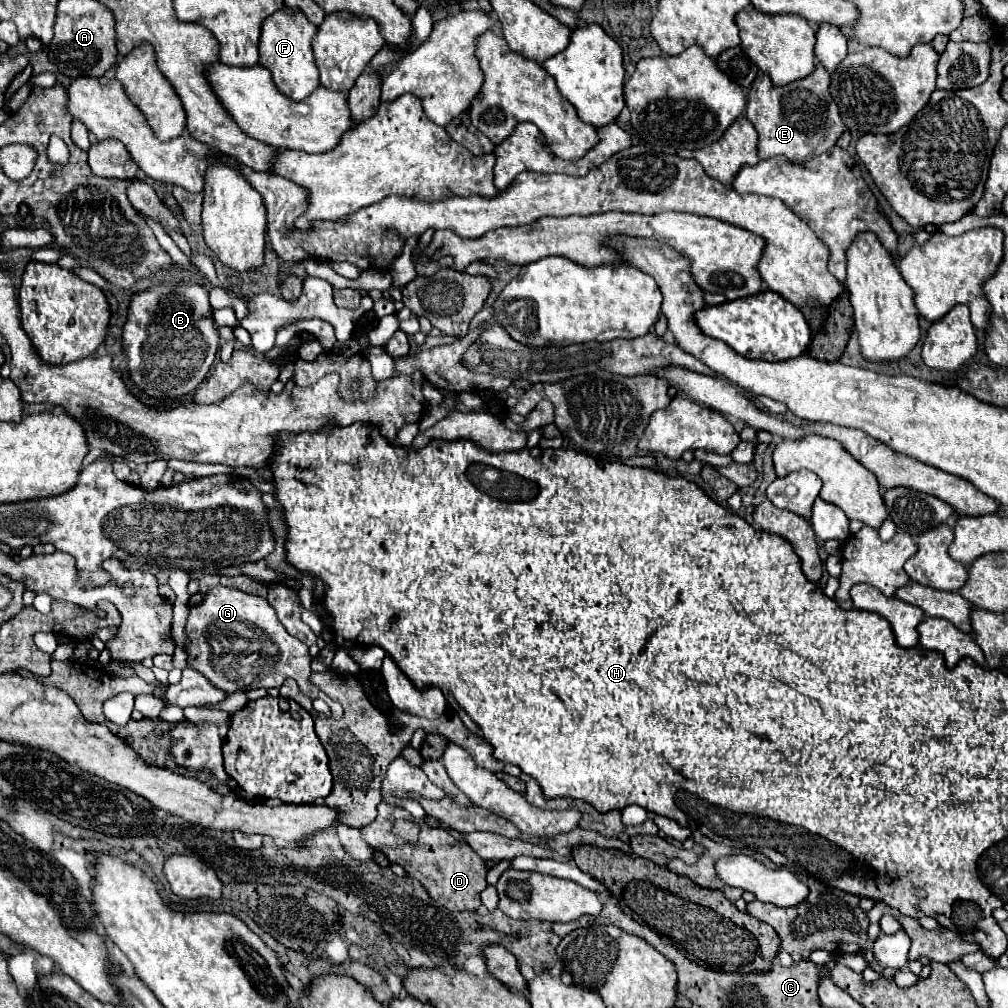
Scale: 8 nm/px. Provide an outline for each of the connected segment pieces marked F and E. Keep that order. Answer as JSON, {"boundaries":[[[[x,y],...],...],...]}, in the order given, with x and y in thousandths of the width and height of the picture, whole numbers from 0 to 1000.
{"boundaries":[[[[282,7],[280,11],[274,11],[260,23],[260,35],[258,35],[258,64],[264,66],[274,86],[286,94],[292,100],[304,98],[317,82],[315,82],[315,66],[310,55],[310,39],[313,35],[315,27],[308,25],[306,19],[296,9]]],[[[812,64],[806,74],[800,78],[782,82],[778,86],[770,86],[764,82],[764,76],[754,72],[744,90],[742,90],[742,104],[740,116],[752,130],[752,156],[764,158],[776,154],[788,162],[798,162],[810,154],[823,150],[835,130],[839,128],[831,106],[823,94],[823,74],[821,70]]]]}

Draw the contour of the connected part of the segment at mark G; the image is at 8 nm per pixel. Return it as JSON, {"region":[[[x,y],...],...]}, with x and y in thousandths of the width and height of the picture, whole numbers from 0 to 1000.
{"region":[[[212,582],[198,600],[190,602],[185,628],[188,632],[187,660],[200,666],[214,682],[234,688],[248,684],[278,682],[286,672],[296,678],[308,676],[308,648],[306,642],[286,630],[282,620],[278,620],[274,608],[264,594],[240,588],[236,584]]]}

